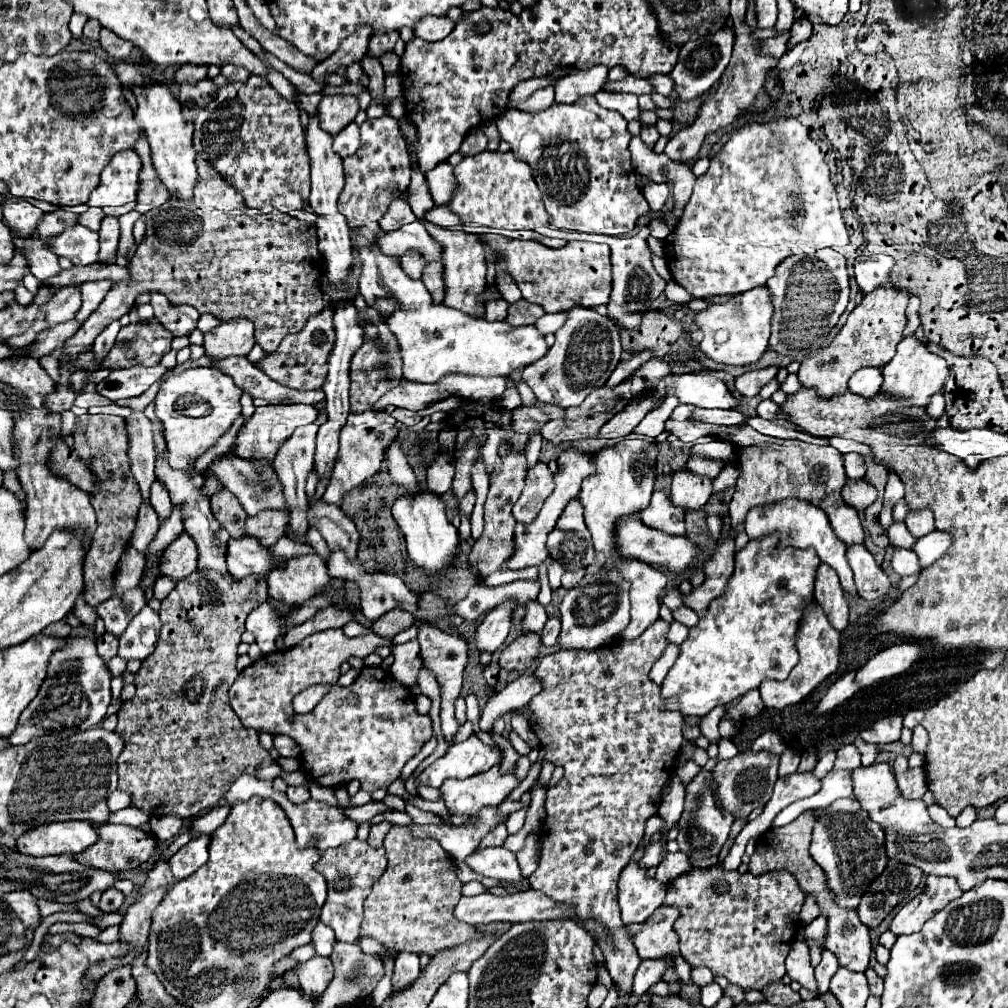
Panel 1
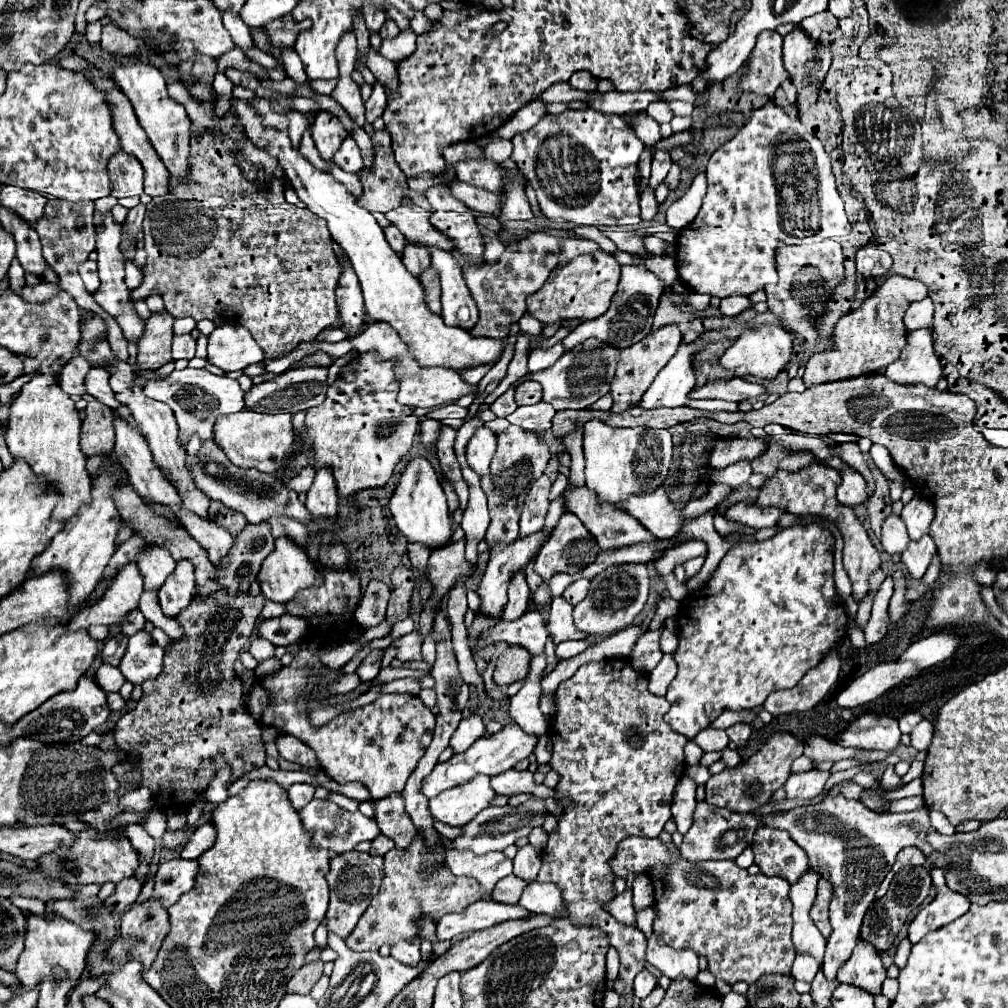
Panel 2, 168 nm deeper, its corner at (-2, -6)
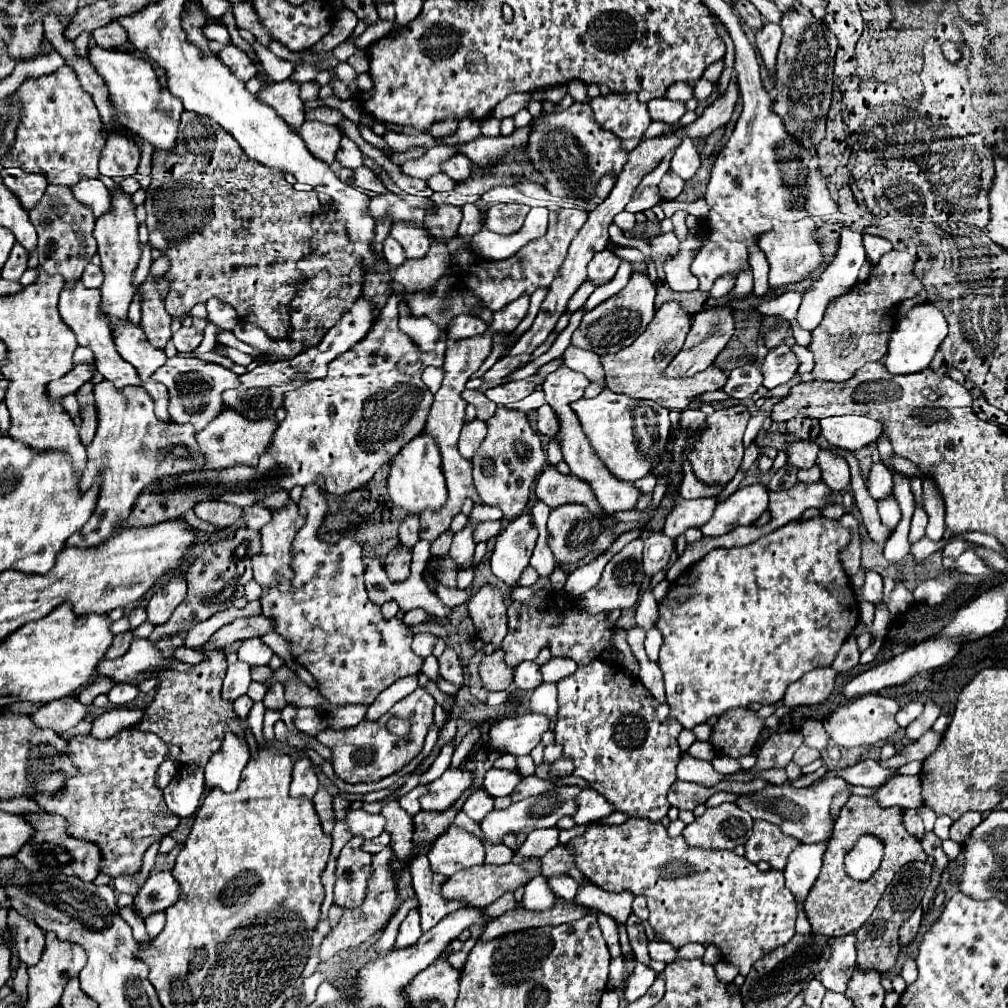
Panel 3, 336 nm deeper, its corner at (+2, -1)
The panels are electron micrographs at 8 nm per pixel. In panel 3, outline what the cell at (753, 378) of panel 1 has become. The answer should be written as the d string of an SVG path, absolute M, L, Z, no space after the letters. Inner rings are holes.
M674 301L664 303L646 331L628 347L620 349L614 355L602 357L602 367L606 373L606 383L610 391L618 395L626 395L632 399L650 399L656 401L660 407L666 409L686 409L690 399L696 395L702 395L706 391L718 391L726 385L728 377L714 365L710 365L706 371L690 377L690 379L662 379L660 371L666 367L666 363L682 349L682 341L686 337L686 331L690 329L690 315Z

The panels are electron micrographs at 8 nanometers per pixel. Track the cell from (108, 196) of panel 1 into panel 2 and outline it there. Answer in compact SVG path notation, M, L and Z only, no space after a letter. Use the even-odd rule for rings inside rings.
M116 152L108 160L108 176L112 184L112 196L126 198L144 192L144 172L138 160L126 152Z

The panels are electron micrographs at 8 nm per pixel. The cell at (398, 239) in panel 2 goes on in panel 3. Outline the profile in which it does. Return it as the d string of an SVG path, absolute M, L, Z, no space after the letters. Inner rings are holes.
M386 237L384 239L384 259L390 263L390 265L394 265L394 267L398 267L400 263L404 263L406 261L406 255L402 255L402 247L398 245L398 241L394 239L394 237Z

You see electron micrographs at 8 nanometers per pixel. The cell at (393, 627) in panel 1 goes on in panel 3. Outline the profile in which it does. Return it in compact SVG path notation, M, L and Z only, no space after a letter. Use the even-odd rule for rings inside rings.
M398 547L388 553L388 557L384 561L384 569L392 583L402 583L404 579L408 579L410 559L412 559L412 551L406 547Z

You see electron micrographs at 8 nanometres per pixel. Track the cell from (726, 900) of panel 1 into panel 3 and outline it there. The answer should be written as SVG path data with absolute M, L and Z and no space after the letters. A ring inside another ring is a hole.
M632 817L628 819L626 823L622 825L614 825L614 827L608 827L608 825L590 825L586 829L584 835L580 835L578 839L572 839L574 843L574 851L576 851L576 863L578 863L578 869L592 881L596 883L598 887L606 889L606 891L622 891L622 889L630 889L634 895L640 895L644 893L648 897L648 923L652 925L658 941L666 941L670 943L672 947L682 947L686 943L710 943L714 945L722 959L726 959L728 963L736 965L740 969L740 975L748 975L750 967L762 959L764 955L772 953L774 949L778 949L780 945L786 945L792 937L794 937L794 923L796 923L796 899L794 895L784 887L784 873L782 871L776 871L776 869L770 869L770 871L760 871L754 863L750 863L746 857L738 857L734 851L726 851L726 849L720 849L720 851L714 851L714 849L694 849L694 847L688 847L684 837L670 837L664 829L662 823L650 823L648 819L638 819L638 817Z

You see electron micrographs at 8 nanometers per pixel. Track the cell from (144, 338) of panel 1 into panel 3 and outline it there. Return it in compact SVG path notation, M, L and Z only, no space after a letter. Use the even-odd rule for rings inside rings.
M146 279L140 287L142 293L142 329L146 333L146 339L158 347L164 349L166 343L170 341L170 323L172 317L164 309L164 297L168 291L168 279Z

